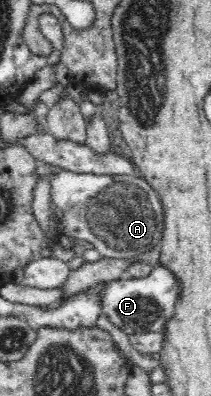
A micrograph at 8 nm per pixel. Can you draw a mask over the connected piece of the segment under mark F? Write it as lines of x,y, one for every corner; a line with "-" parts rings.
160,266
152,270
147,278
120,279
107,283
103,290
99,290
97,299
103,315
129,336
146,332
162,332
165,322
173,317
173,308
179,298
179,286
173,272
167,267

